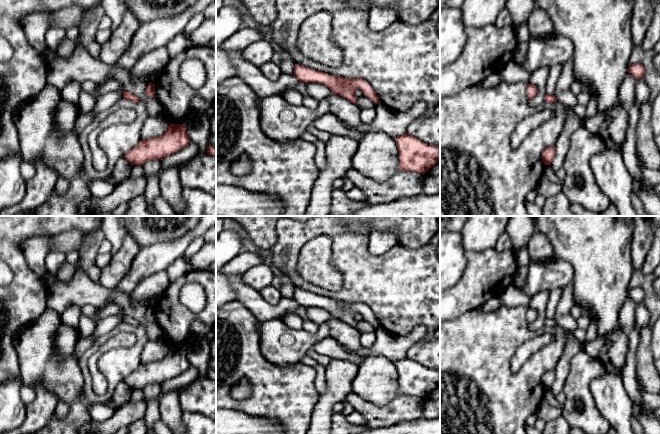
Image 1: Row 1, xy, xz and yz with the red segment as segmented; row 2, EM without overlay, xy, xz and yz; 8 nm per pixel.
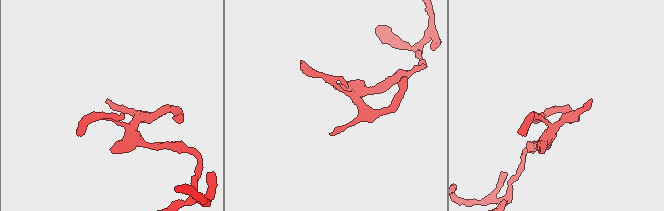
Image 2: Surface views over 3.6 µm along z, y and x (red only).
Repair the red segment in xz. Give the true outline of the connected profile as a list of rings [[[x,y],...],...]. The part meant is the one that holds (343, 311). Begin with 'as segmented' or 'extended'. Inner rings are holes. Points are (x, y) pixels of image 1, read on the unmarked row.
as segmented; [[[295,288],[294,298],[299,306],[310,307],[315,306],[318,308],[326,309],[334,318],[346,322],[353,328],[357,329],[358,321],[355,320],[354,315],[359,313],[363,316],[363,319],[368,321],[374,327],[381,327],[379,321],[372,313],[371,309],[363,303],[346,303],[330,299],[325,296],[314,294],[307,290]]]

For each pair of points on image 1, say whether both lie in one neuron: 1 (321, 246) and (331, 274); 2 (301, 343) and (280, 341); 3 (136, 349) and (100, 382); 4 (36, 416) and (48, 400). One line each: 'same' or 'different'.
1: same
2: same
3: different
4: same

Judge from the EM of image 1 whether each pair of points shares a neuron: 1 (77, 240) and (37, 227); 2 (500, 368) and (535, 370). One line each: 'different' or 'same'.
1: different
2: same

